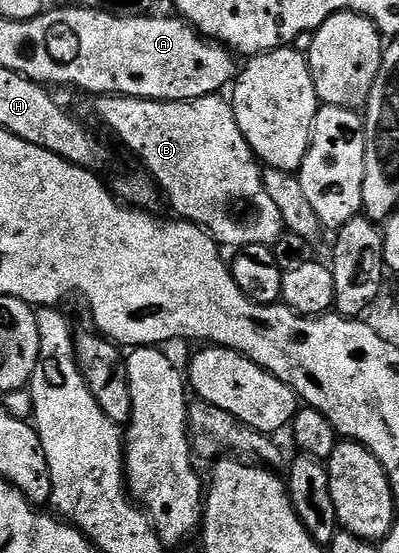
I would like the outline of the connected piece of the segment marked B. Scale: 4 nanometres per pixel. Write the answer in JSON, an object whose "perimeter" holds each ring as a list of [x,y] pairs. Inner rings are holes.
{"perimeter":[[[220,94],[208,95],[207,97],[199,97],[188,103],[156,103],[150,99],[128,99],[125,95],[111,95],[101,97],[96,100],[97,115],[121,138],[121,143],[133,155],[141,158],[141,163],[157,178],[159,186],[165,190],[165,195],[169,198],[169,203],[173,206],[173,211],[178,220],[196,223],[198,227],[208,229],[213,238],[217,240],[222,248],[240,249],[247,245],[263,245],[264,247],[272,247],[278,238],[282,235],[283,228],[281,226],[281,218],[279,217],[279,209],[275,209],[275,201],[271,201],[271,197],[267,197],[267,189],[265,188],[265,177],[263,174],[262,164],[259,162],[253,150],[247,145],[247,141],[243,137],[243,133],[239,129],[239,125],[235,121],[235,113],[233,112],[233,104],[228,98],[222,97]],[[233,203],[250,203],[253,206],[253,219],[244,219],[241,215],[233,212]]]}

